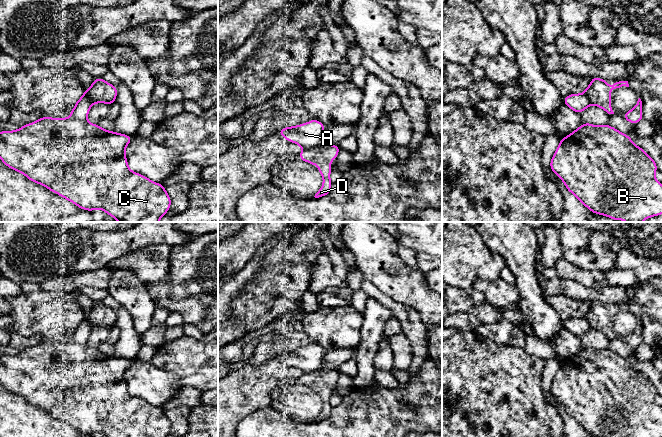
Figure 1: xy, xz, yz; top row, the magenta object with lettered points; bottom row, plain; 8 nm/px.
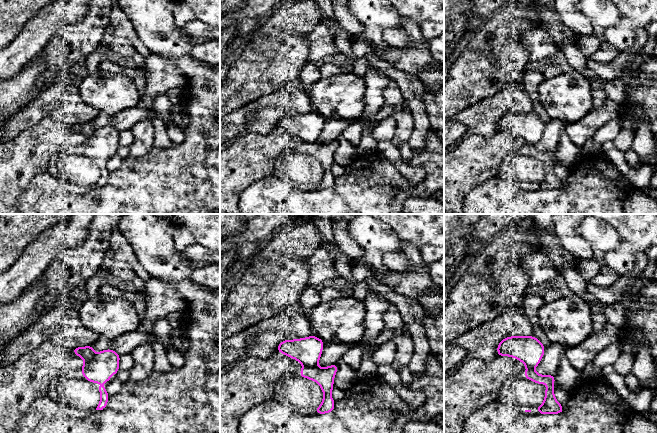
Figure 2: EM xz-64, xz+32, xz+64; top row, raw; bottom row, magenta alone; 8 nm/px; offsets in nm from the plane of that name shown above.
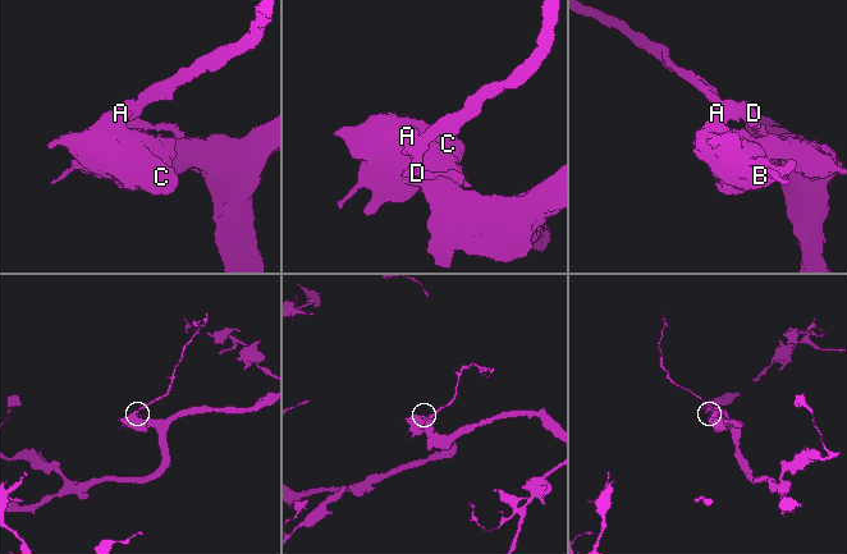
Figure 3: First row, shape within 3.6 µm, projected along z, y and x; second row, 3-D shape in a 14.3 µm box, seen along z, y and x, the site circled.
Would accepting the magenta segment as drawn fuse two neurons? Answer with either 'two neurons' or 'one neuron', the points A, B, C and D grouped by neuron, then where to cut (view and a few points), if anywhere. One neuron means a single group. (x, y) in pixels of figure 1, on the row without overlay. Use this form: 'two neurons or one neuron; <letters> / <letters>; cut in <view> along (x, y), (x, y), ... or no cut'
two neurons; A B C / D; cut in xz along (320, 368), (304, 373)

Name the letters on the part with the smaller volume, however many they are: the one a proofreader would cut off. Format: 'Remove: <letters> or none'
Remove: D

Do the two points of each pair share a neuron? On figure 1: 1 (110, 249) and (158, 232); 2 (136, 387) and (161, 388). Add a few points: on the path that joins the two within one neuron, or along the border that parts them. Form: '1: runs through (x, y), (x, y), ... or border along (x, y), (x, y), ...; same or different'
1: runs through (122, 242), (130, 237), (146, 233); same
2: runs through (142, 387), (155, 387); same

